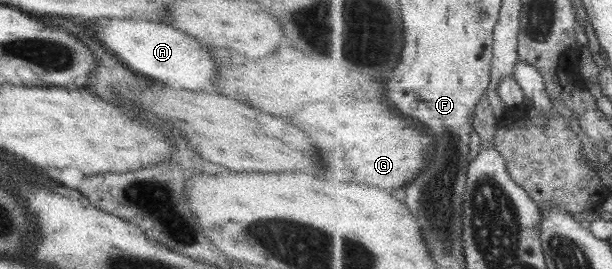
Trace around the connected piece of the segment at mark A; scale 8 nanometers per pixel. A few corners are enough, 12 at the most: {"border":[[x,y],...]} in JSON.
{"border":[[148,20],[92,24],[130,70],[210,90],[214,62],[198,40]]}

